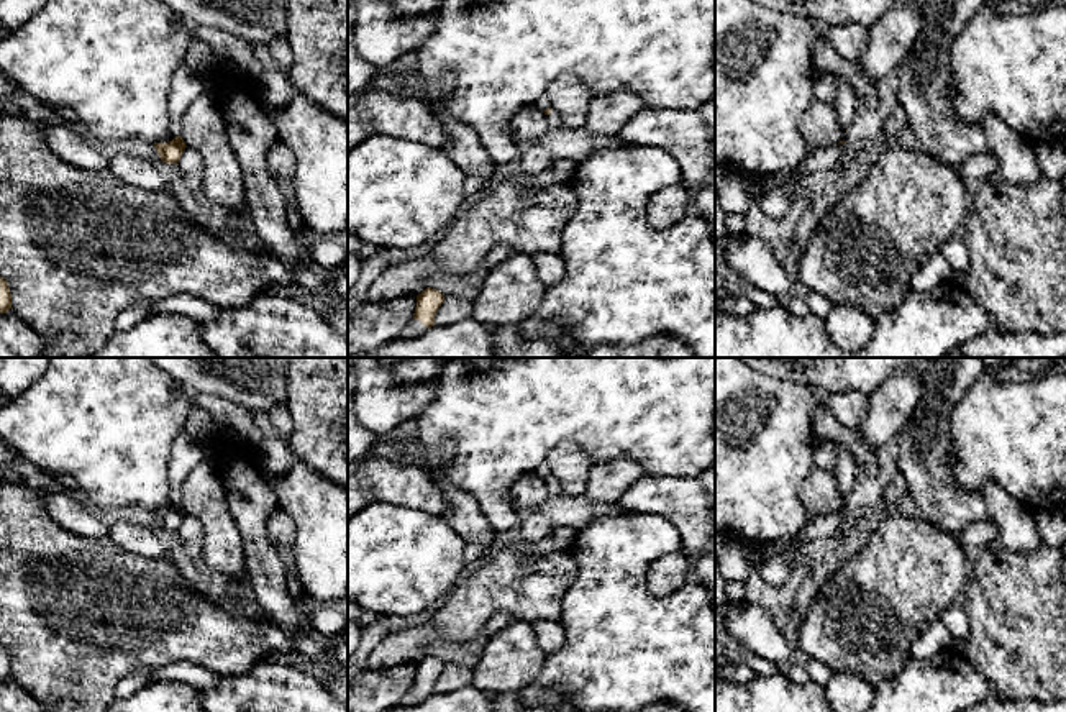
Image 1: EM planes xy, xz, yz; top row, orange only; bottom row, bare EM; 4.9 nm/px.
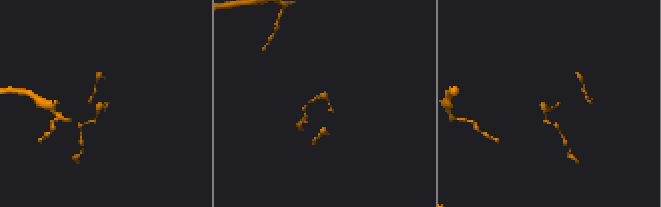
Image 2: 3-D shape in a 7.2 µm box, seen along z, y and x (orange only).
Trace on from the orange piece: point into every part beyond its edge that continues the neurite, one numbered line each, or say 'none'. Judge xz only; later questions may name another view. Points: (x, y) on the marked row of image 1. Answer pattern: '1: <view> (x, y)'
1: xz (553, 118)

